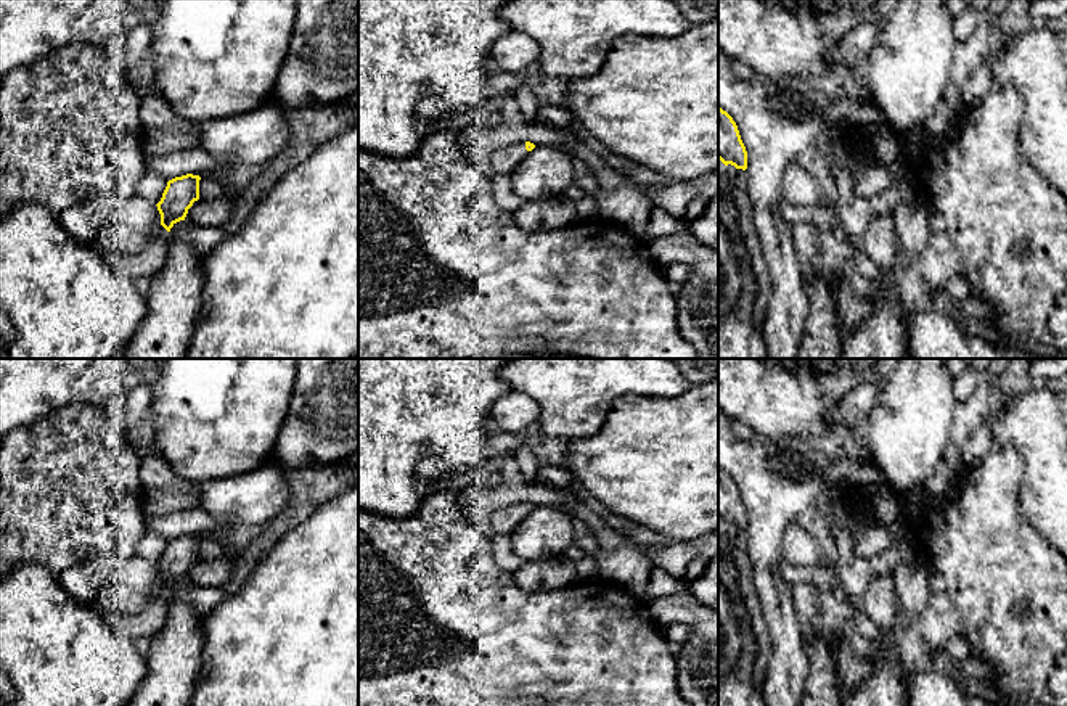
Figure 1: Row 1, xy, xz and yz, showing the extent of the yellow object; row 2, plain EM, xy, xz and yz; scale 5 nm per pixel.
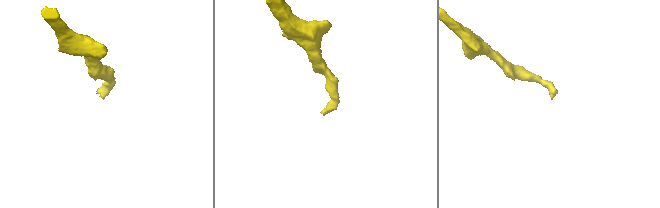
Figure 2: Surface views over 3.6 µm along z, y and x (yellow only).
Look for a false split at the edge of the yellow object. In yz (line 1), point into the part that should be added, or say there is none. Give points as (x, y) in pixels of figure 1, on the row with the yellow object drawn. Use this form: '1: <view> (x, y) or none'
1: none

